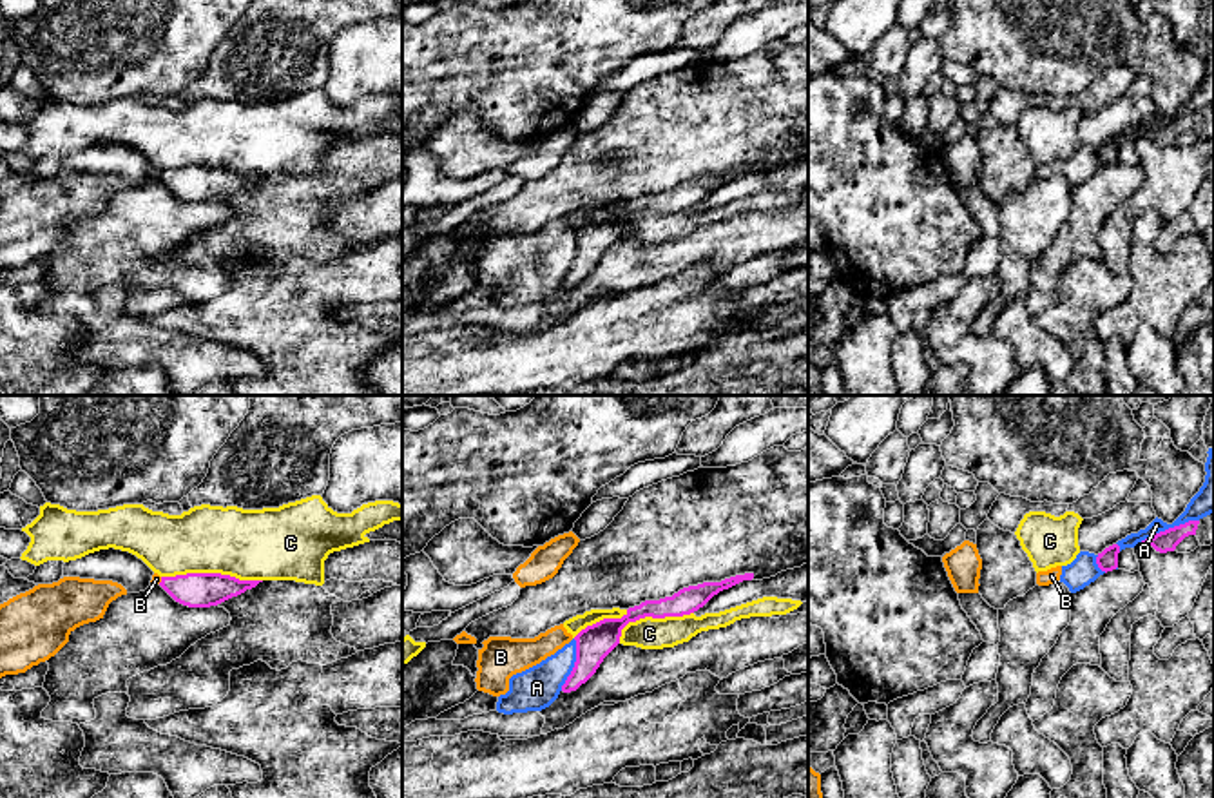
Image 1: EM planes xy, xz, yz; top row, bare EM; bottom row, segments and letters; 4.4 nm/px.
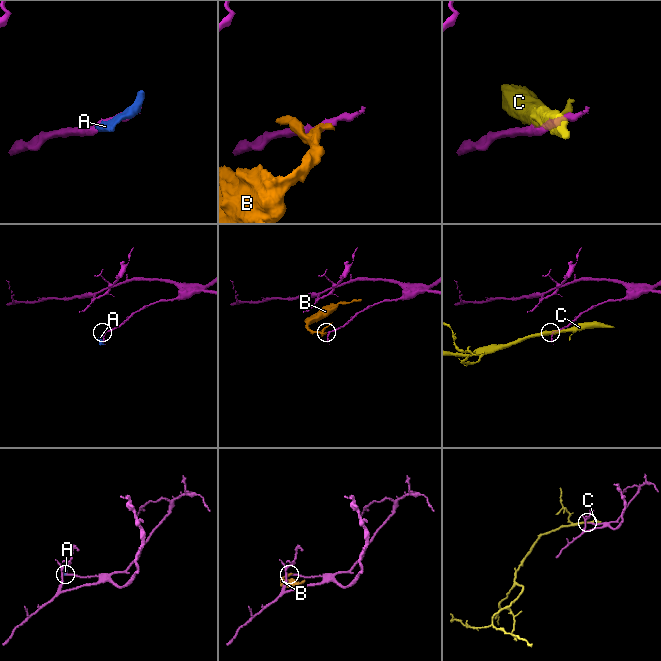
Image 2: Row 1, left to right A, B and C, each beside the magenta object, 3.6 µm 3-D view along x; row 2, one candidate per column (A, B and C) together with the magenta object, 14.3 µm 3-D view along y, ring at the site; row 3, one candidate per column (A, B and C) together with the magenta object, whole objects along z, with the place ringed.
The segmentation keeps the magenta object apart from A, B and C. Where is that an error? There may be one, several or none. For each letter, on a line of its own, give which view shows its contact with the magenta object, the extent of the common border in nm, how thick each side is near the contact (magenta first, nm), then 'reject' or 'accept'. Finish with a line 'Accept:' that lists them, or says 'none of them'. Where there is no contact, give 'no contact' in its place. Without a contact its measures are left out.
A: yz | 280 nm | 100/140 nm | reject
B: xy | 40 nm | 160/50 nm | reject
C: xy | 440 nm | 160/320 nm | reject
Accept: none of them

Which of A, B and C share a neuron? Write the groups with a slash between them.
A B / C

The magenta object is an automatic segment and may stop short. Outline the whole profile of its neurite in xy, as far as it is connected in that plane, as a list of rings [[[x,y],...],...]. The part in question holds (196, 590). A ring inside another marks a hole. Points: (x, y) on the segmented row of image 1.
[[[187,573],[161,577],[159,586],[183,606],[210,608],[255,588],[259,582],[263,580],[239,580],[221,573]]]

